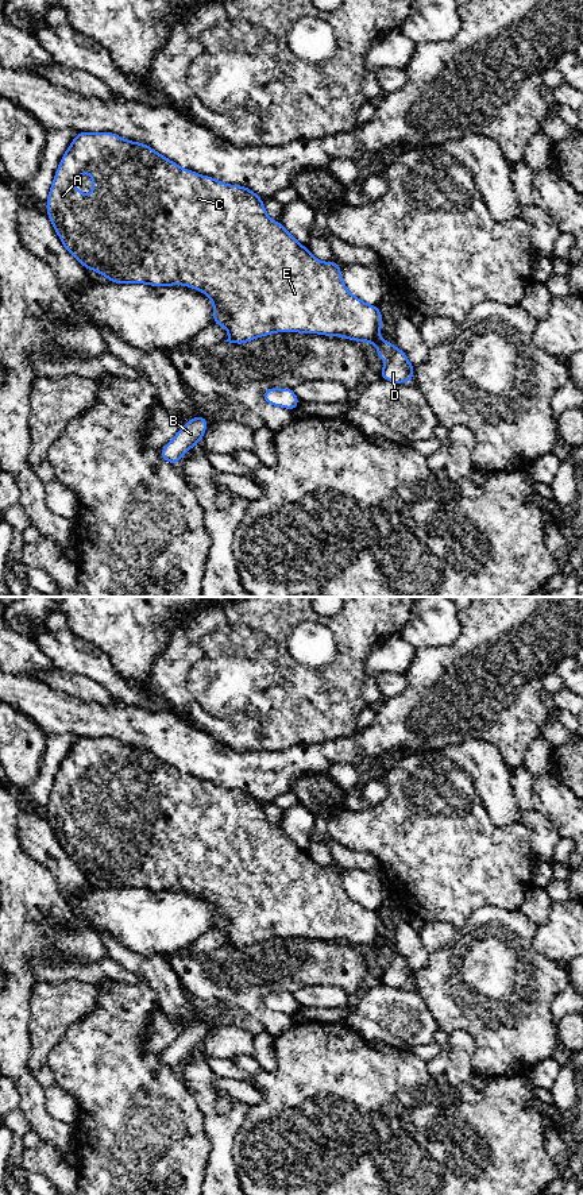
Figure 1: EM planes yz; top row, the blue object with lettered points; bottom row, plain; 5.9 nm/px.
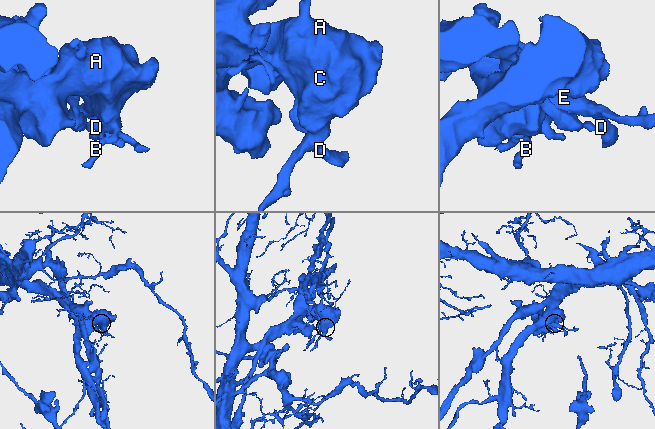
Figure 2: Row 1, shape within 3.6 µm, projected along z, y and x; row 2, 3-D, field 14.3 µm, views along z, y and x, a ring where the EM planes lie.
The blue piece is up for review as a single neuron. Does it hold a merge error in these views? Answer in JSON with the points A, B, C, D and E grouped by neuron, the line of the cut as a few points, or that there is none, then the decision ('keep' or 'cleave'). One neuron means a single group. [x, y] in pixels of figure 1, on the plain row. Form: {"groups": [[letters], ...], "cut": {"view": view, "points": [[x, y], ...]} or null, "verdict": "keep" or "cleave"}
{"groups": [["A", "B", "C", "E"], ["D"]], "cut": {"view": "yz", "points": [[394, 952], [387, 964]]}, "verdict": "cleave"}

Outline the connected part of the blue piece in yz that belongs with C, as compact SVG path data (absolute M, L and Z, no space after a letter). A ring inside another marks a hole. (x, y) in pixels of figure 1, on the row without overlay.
M109 736L104 737L77 737L69 753L62 760L59 771L55 776L51 794L46 809L47 821L62 845L62 851L72 859L84 872L105 880L113 888L146 888L150 891L171 891L184 890L197 894L206 899L213 907L213 929L224 932L229 941L224 947L243 949L255 942L262 942L275 937L300 937L318 938L325 941L340 941L356 947L372 948L378 955L378 964L390 964L394 949L383 945L379 941L379 934L383 930L383 922L378 910L370 910L355 902L344 890L340 871L335 867L318 866L306 851L297 847L296 843L279 828L267 821L266 813L260 801L251 794L240 790L228 790L209 780L201 780L192 775L178 771L175 767L157 758L152 752L121 741ZM92 778L92 802L84 801L82 794L74 794L73 786L77 786L81 779Z

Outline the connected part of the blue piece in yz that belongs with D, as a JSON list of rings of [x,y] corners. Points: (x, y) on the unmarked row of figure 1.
[[[394,952],[387,970],[379,975],[379,979],[383,984],[393,988],[410,987],[413,986],[414,972],[406,959]]]

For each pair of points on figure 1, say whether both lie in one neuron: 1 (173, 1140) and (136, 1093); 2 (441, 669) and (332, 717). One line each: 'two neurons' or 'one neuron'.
1: one neuron
2: two neurons

